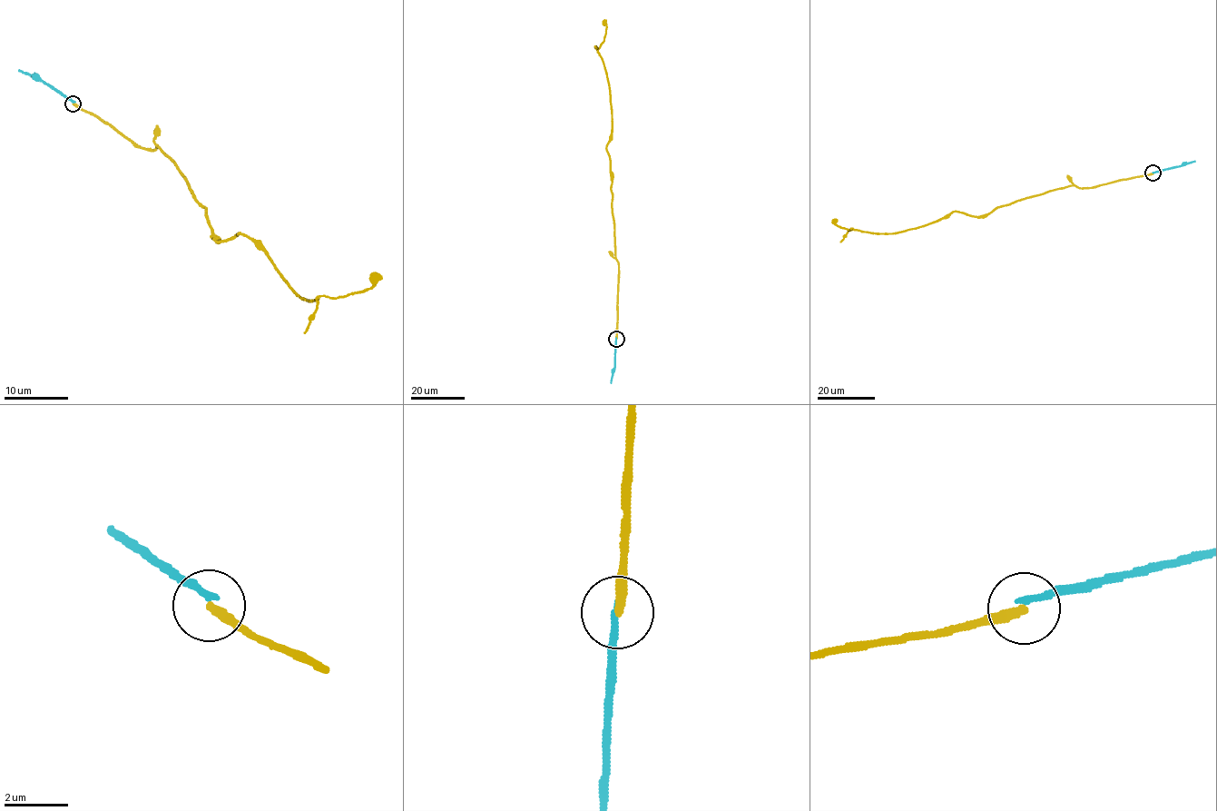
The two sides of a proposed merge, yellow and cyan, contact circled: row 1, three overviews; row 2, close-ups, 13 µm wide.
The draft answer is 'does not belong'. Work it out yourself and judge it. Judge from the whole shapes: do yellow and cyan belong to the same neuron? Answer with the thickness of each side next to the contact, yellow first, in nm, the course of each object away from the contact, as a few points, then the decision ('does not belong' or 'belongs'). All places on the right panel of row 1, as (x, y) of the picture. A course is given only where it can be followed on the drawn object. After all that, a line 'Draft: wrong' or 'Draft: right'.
280 nm thick on the yellow side, 190 nm on the other; yellow runs (1153, 173), (1050, 191), (978, 216), (952, 212), (895, 232), (848, 230), (832, 220); cyan runs (1153, 173), (1194, 161); does not belong
Draft: right

